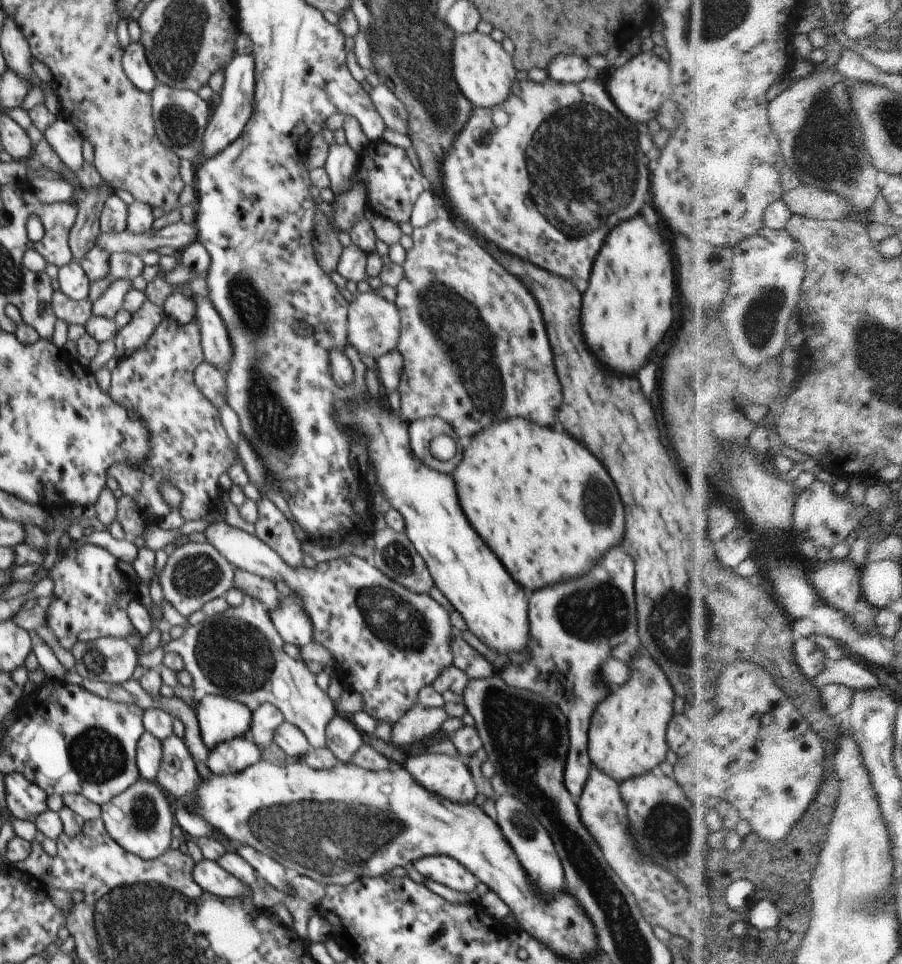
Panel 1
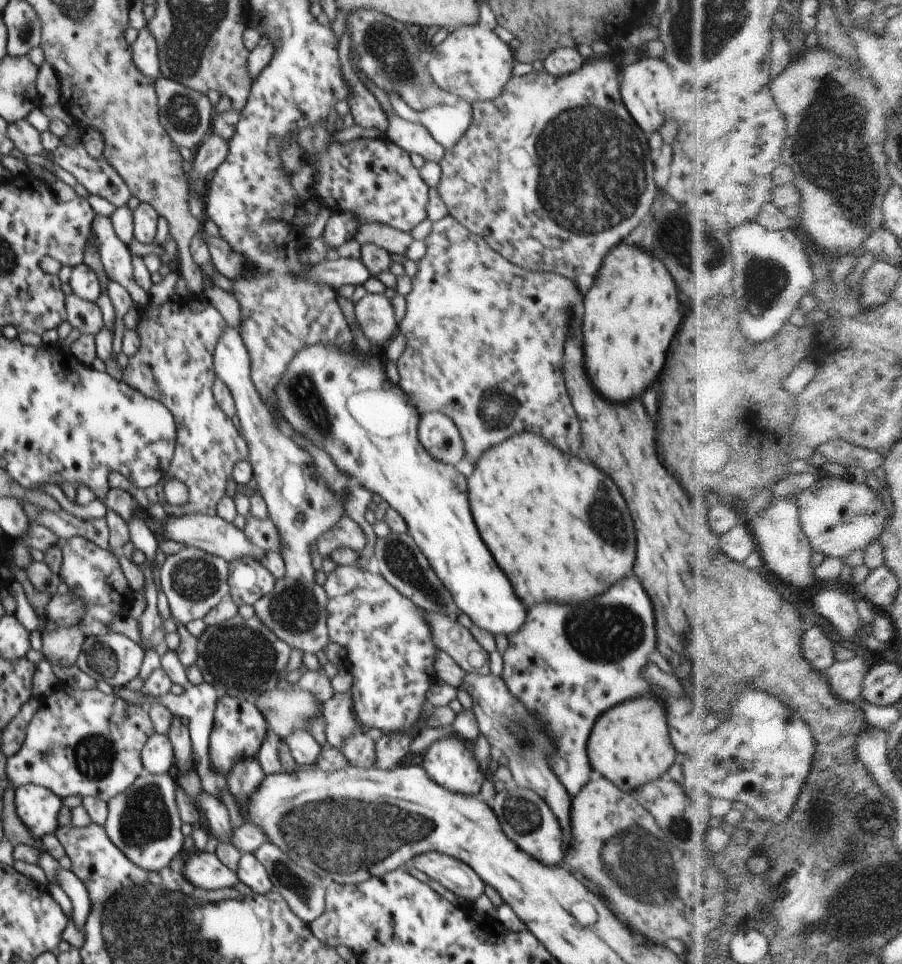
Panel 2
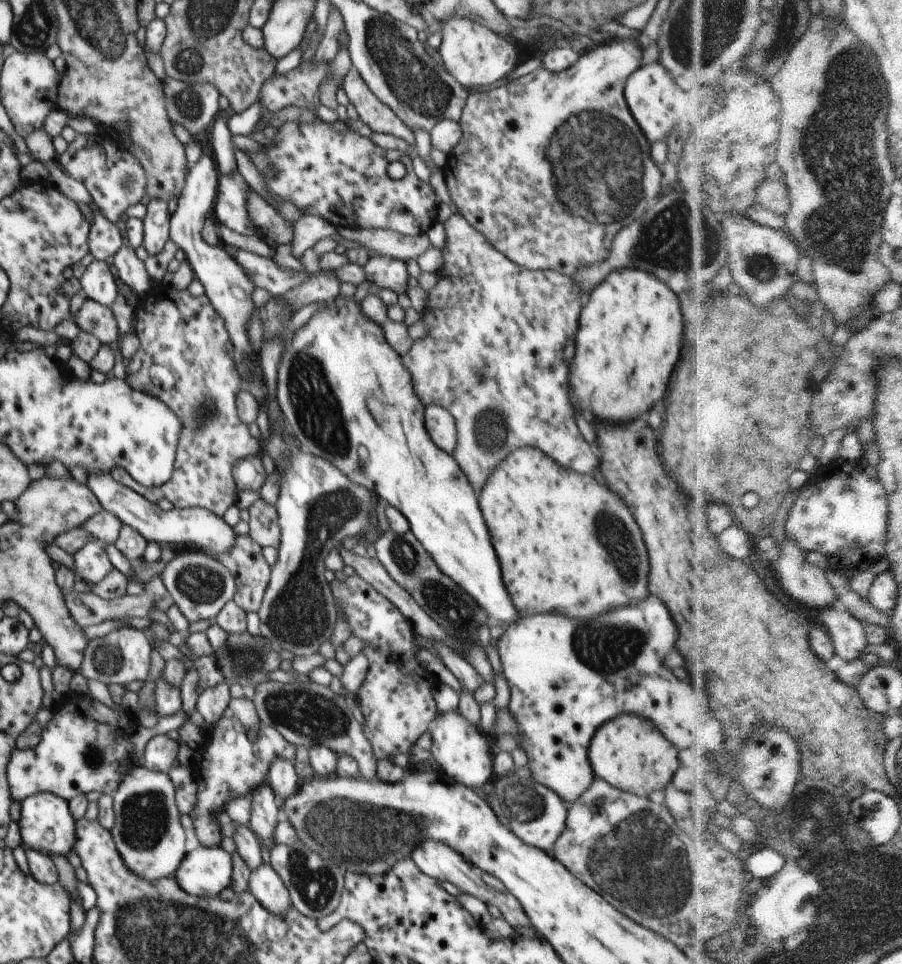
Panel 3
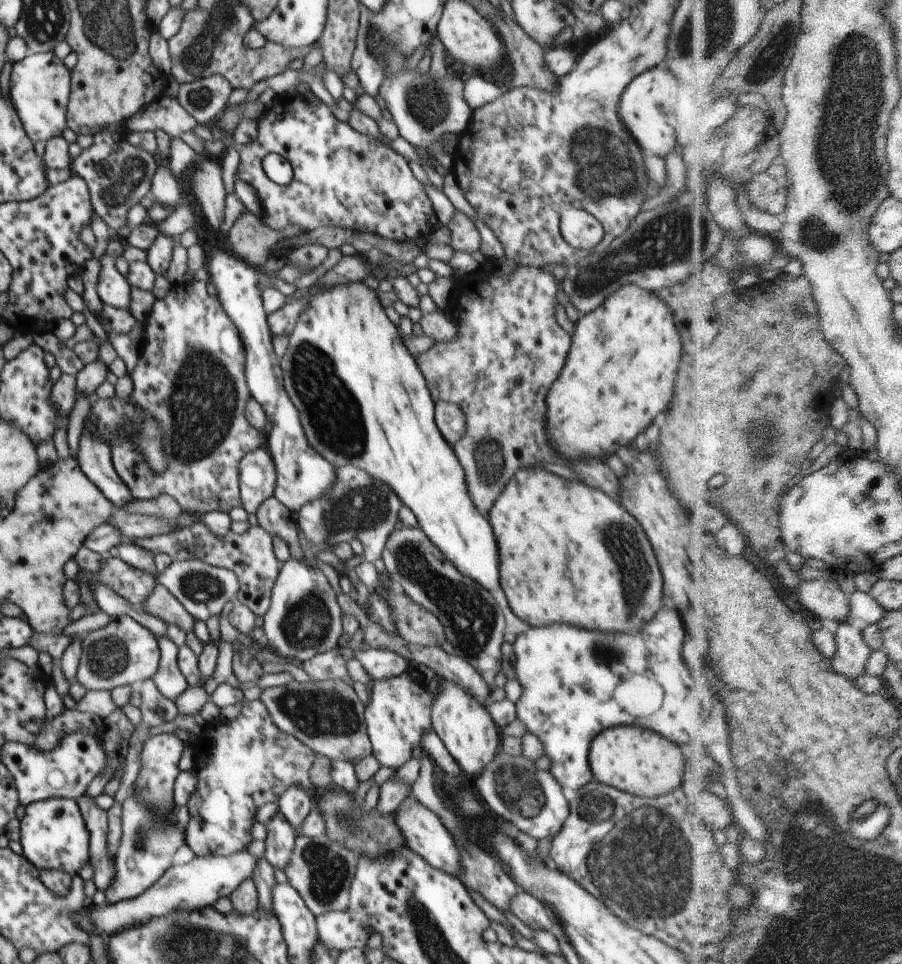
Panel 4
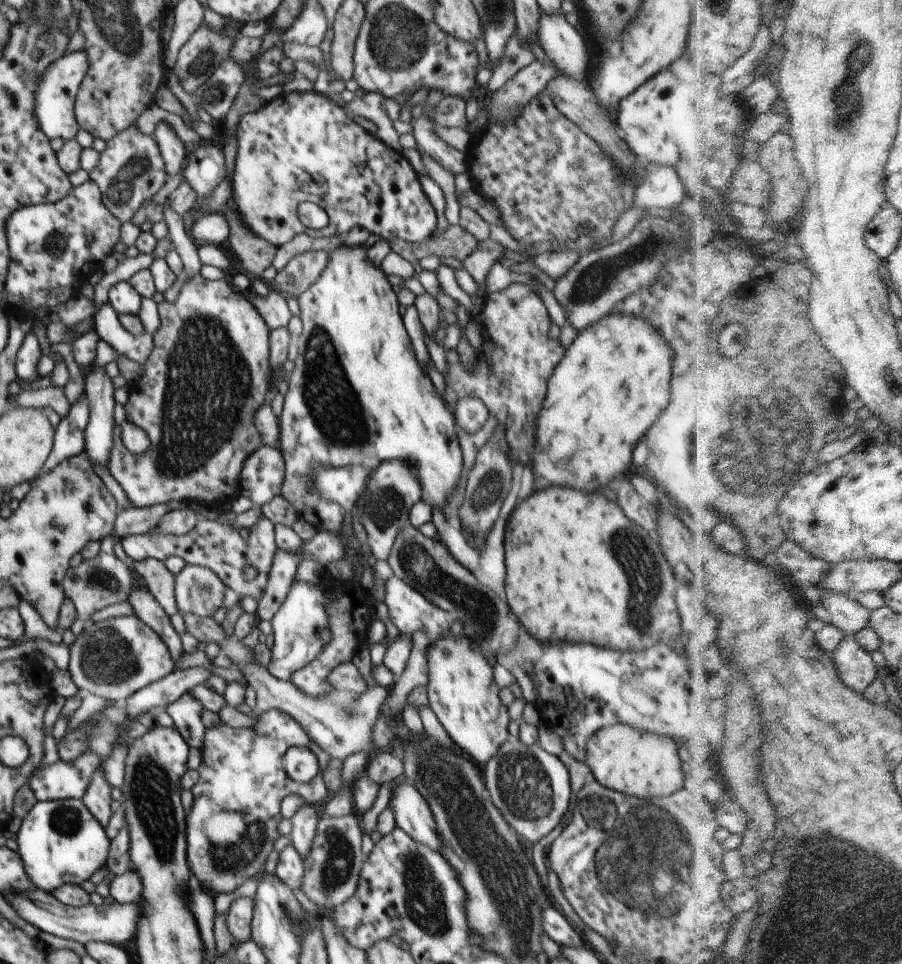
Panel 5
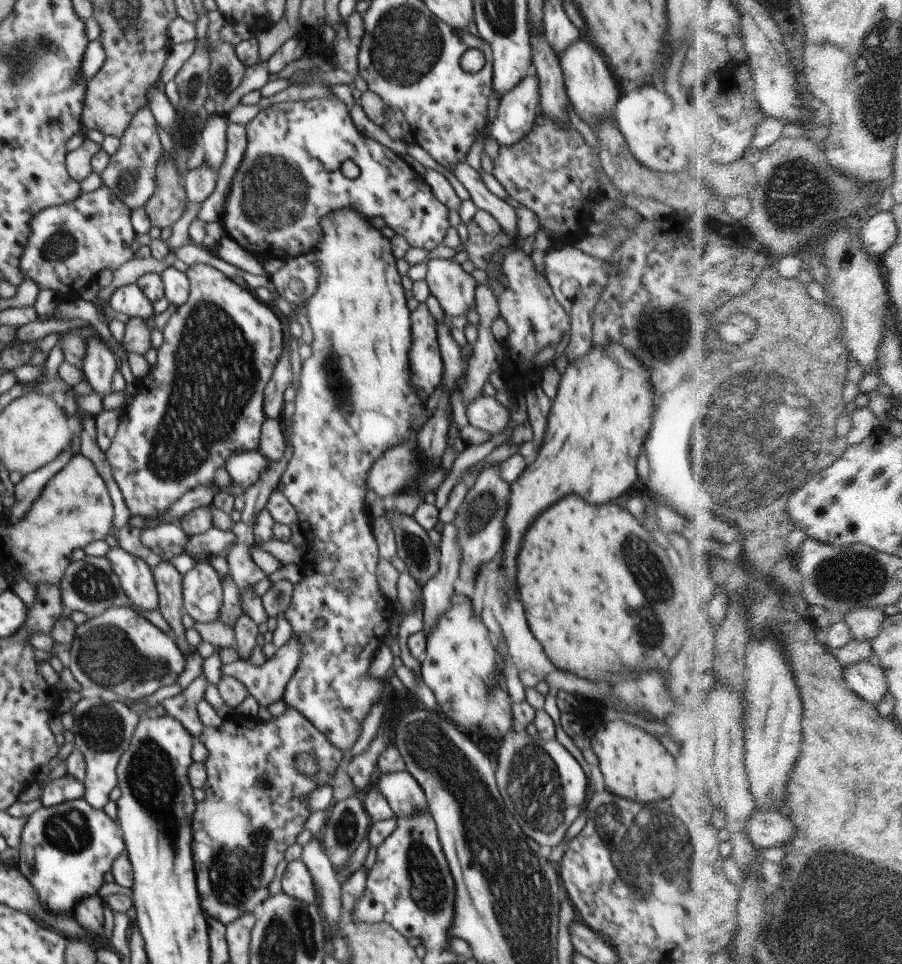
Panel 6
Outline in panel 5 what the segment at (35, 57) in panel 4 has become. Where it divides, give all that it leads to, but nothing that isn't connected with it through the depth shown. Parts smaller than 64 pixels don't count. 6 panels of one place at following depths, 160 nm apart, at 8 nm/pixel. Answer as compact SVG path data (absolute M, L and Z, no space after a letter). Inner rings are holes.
M83 49L64 54L62 58L54 60L40 76L38 88L34 92L34 116L36 116L38 128L48 136L48 139L73 140L76 138L79 126L74 112L75 97L86 72L88 72L88 58Z

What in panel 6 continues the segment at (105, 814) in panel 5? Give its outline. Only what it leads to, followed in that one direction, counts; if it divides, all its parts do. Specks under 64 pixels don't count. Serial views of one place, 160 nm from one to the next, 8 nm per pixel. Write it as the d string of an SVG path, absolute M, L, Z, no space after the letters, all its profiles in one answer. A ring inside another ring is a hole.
M95 695L84 696L71 708L71 712L74 717L72 732L75 747L84 755L86 763L83 799L90 806L103 809L110 800L108 795L118 784L117 766L122 753L129 747L139 716L122 702L104 702Z

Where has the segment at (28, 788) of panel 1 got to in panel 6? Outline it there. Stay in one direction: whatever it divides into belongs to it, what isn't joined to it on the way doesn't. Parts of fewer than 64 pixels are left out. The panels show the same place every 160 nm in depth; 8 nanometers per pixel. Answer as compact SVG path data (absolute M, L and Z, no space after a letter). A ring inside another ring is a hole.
M83 798L63 802L56 806L43 806L31 814L28 817L28 820L29 821L24 825L23 831L21 832L21 845L19 848L19 859L17 860L16 868L22 873L22 876L25 876L25 878L28 879L28 882L37 894L39 903L44 911L55 913L56 915L68 915L70 913L73 916L73 909L80 901L86 897L95 897L99 894L100 889L103 888L105 883L104 876L106 876L106 872L111 871L112 863L118 858L118 856L120 856L120 854L122 854L122 852L126 851L126 845L123 840L118 837L118 829L120 829L120 826L117 821L110 819L110 817L104 813L104 809L97 809L90 806L90 804L88 804Z

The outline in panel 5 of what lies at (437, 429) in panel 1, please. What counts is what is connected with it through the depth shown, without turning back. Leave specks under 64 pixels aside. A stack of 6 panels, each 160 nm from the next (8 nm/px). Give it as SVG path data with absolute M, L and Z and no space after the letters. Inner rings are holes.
M462 398L453 405L453 419L468 434L485 427L489 418L488 408L480 398Z

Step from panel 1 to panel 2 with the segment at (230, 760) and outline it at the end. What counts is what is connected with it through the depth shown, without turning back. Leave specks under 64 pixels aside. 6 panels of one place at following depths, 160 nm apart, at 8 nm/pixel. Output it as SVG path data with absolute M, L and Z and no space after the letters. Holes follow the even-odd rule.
M254 757L242 758L226 774L226 784L234 799L244 804L246 798L250 798L256 792L256 788L260 788L264 776L261 765Z

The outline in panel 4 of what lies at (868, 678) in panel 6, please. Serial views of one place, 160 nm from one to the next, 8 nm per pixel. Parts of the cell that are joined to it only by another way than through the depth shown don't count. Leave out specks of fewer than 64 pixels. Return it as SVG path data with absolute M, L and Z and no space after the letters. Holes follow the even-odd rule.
M852 621L842 623L837 630L838 650L833 658L836 672L856 681L866 675L866 664L874 649L866 642L865 631L852 625Z

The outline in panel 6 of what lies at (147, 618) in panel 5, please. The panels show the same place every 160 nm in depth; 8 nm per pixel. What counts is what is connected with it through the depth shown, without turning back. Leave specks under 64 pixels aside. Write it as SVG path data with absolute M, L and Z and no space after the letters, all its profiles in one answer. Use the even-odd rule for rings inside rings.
M118 546L109 547L105 557L134 606L142 610L159 608L153 569L144 559L135 557Z

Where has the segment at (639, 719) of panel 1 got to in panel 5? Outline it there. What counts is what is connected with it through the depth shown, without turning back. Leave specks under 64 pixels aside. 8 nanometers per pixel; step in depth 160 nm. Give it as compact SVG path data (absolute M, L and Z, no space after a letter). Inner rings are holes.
M614 724L588 738L585 763L592 771L592 778L605 788L638 798L671 797L686 787L679 751L679 745L672 738Z

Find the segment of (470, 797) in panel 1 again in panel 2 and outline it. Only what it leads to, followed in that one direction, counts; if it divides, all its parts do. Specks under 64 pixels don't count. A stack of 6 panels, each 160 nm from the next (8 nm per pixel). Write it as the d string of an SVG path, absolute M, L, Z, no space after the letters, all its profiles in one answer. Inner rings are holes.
M451 732L448 736L436 740L425 751L422 768L430 780L444 786L446 790L466 796L477 796L480 793L482 782L484 782L484 774L480 772L480 766L471 750L472 745Z

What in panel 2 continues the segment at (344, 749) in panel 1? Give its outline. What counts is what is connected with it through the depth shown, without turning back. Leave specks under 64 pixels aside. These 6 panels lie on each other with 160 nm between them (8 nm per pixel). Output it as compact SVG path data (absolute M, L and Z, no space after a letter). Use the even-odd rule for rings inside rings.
M352 692L335 693L323 704L325 738L329 746L341 750L344 740L359 731L358 721L353 712Z

